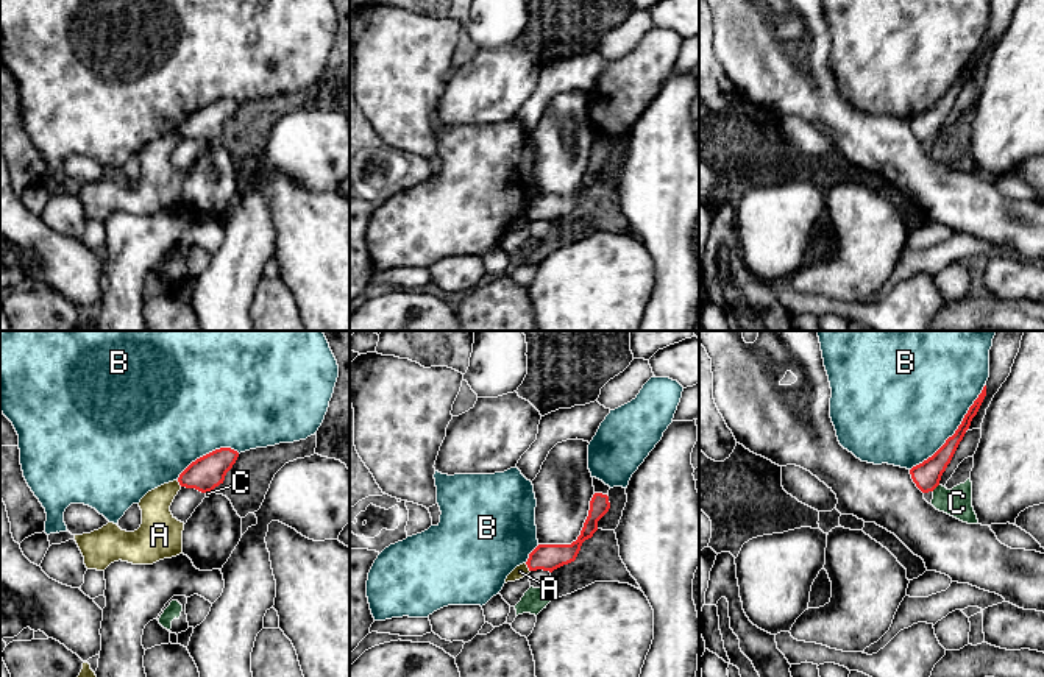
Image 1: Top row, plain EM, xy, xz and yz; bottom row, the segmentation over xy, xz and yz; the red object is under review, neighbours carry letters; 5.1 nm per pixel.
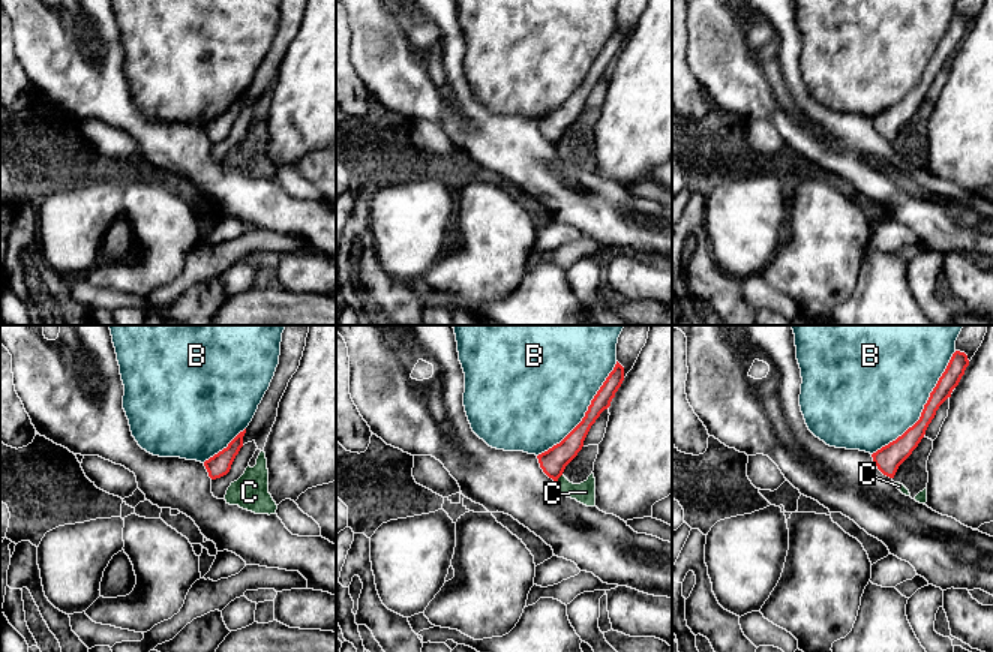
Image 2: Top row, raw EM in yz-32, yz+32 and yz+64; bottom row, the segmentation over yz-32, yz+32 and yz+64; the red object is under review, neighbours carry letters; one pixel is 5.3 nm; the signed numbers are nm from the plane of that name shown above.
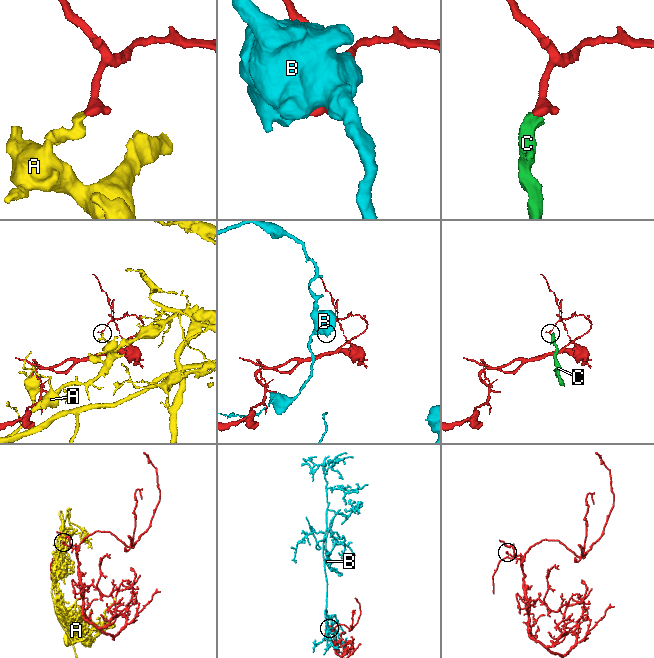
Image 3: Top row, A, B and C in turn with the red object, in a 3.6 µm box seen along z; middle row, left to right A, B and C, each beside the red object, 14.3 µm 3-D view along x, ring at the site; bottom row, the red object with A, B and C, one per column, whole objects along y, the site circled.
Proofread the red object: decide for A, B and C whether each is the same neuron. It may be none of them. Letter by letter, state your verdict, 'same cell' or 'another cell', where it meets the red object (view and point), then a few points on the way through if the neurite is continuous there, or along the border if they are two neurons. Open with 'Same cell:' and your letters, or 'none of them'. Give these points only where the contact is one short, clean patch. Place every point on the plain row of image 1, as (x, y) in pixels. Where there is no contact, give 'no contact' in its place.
Same cell: none of them
A: another cell; contact xz (528, 217); border xz (525, 214), (529, 222)
B: another cell; contact yz (955, 81)
C: another cell; contact yz (935, 138); border yz (938, 134), (932, 141)

